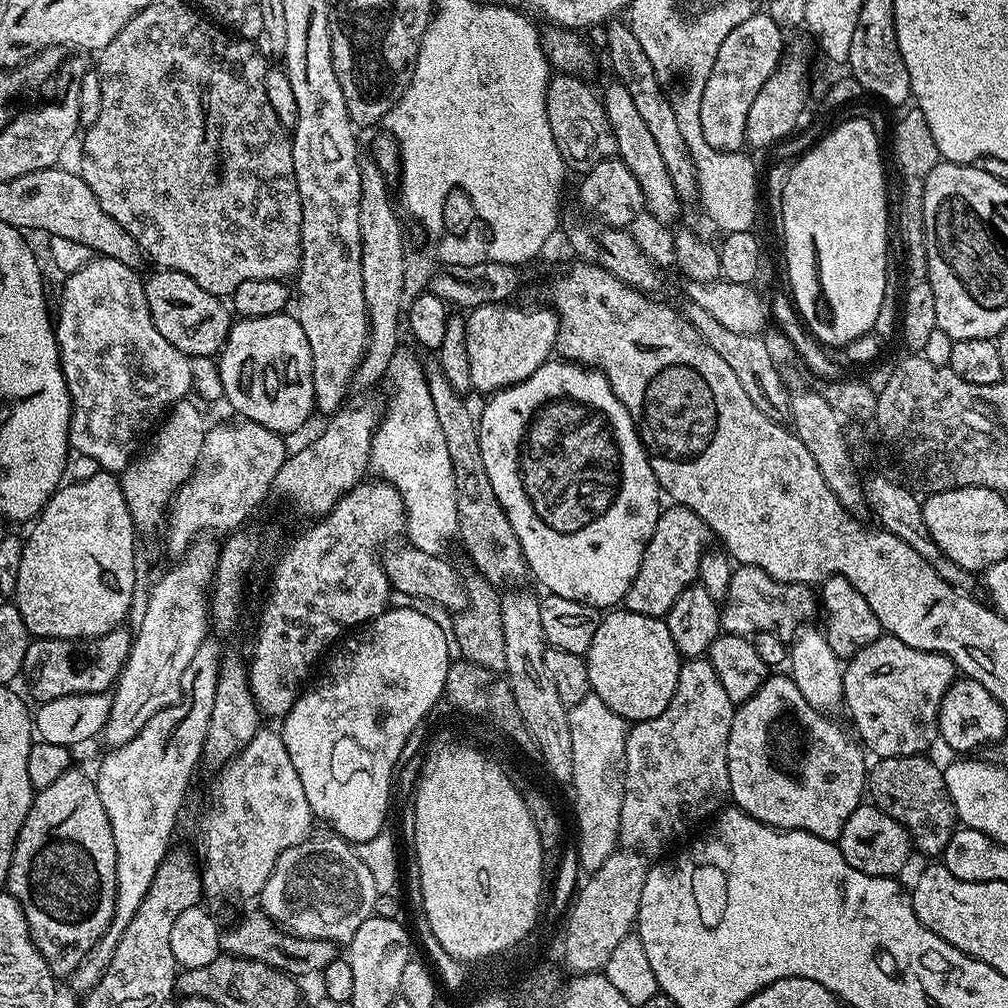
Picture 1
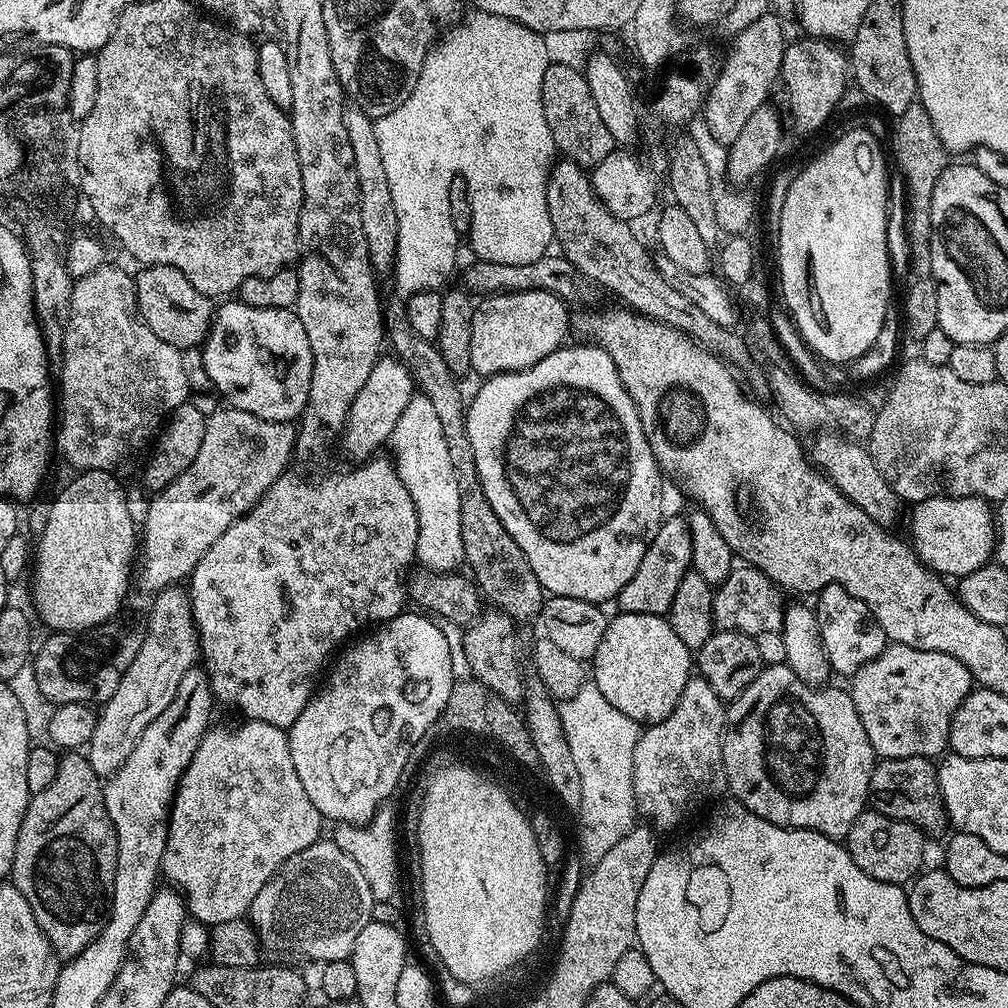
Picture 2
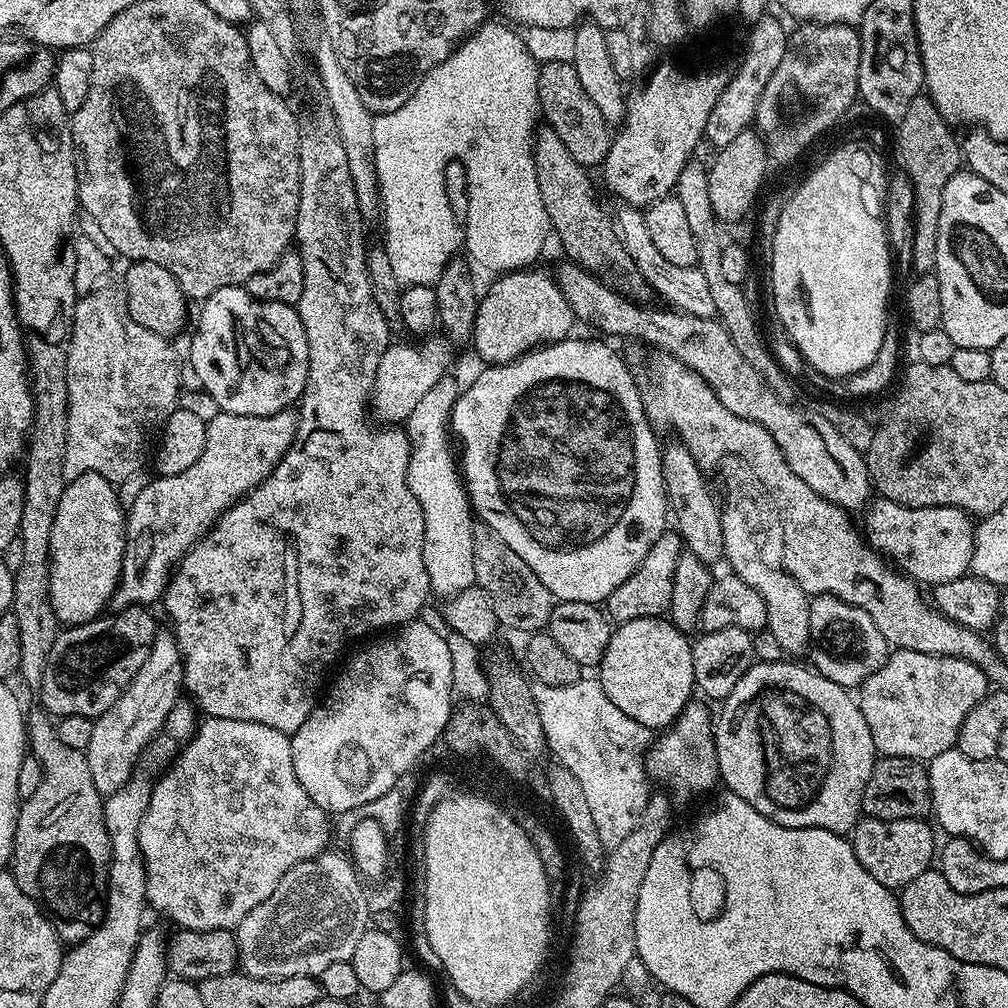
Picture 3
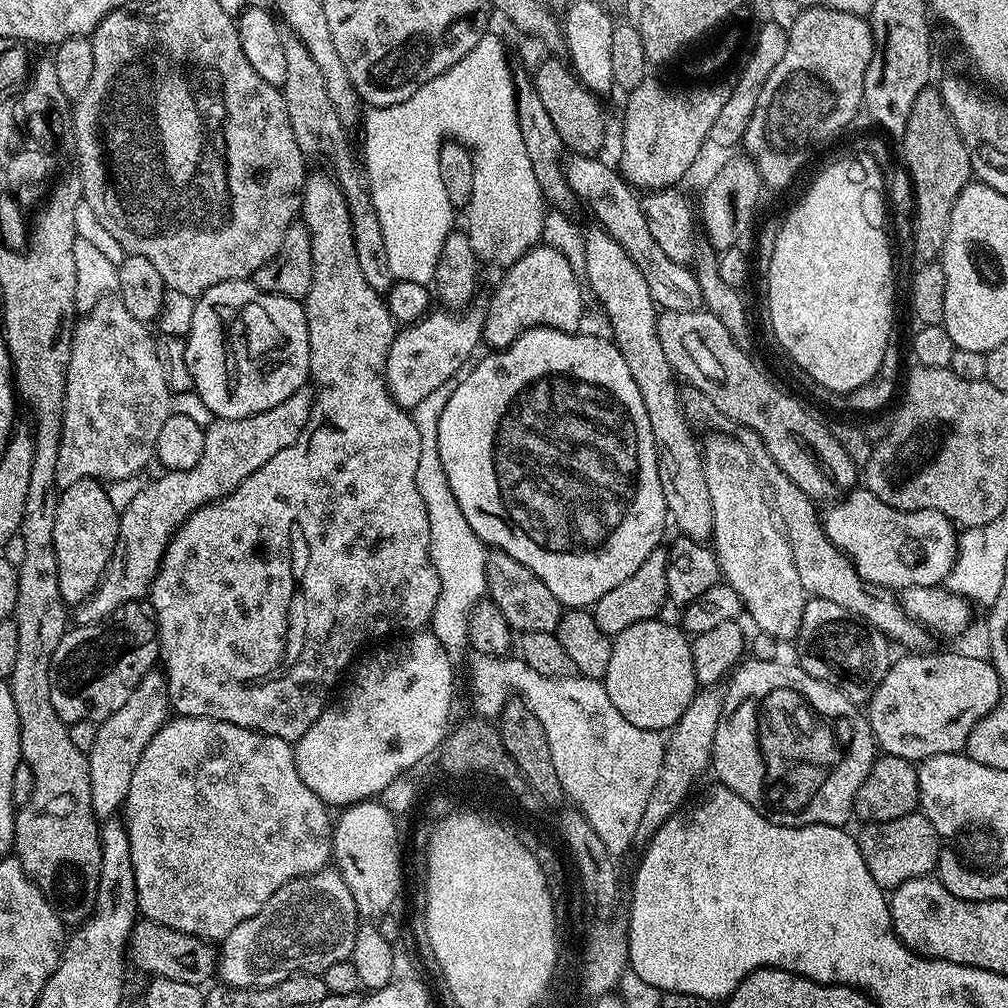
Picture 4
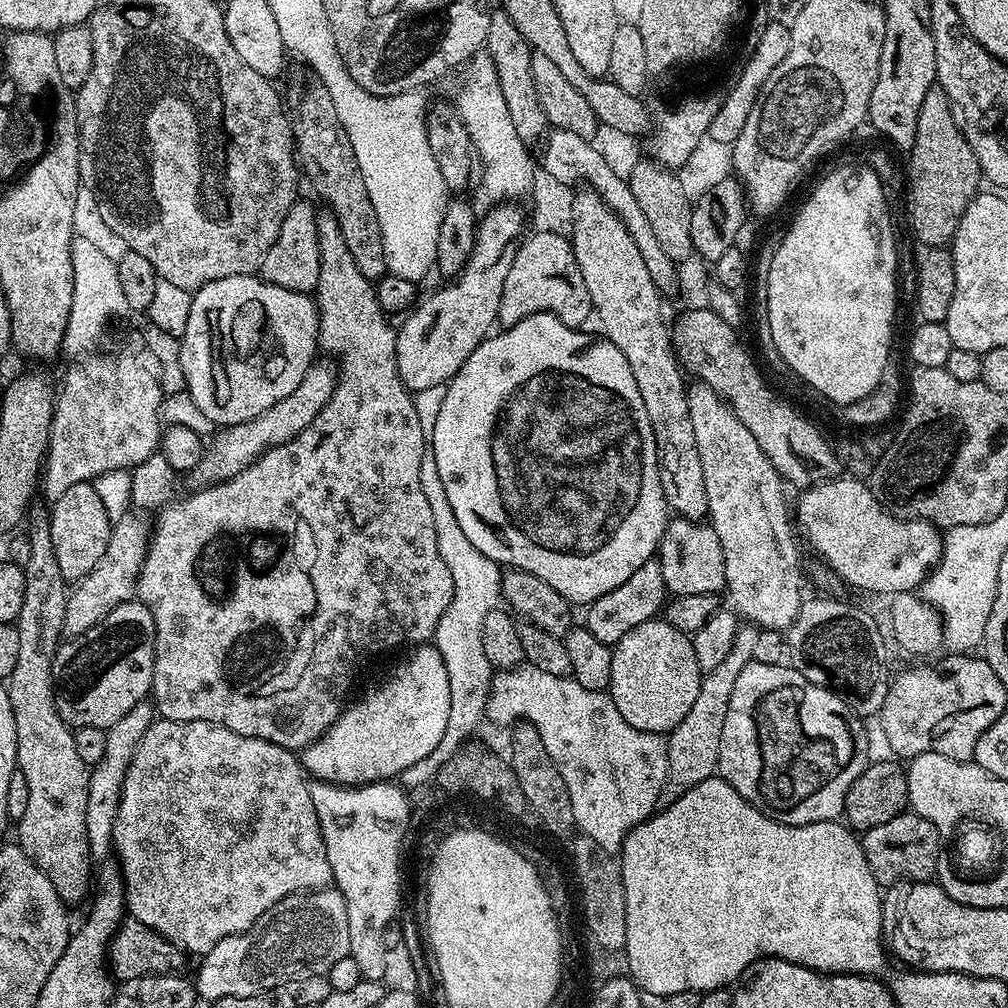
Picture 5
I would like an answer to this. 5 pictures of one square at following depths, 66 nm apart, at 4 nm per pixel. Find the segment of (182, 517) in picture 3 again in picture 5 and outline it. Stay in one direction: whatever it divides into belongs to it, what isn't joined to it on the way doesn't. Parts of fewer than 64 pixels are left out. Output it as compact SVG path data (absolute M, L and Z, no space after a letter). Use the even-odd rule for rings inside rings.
M313 363L312 367L308 369L306 378L302 378L302 382L298 382L296 389L287 398L281 398L278 402L274 402L274 406L270 406L270 410L262 410L262 414L258 414L258 418L250 418L246 422L221 427L207 441L204 457L190 473L193 485L221 484L223 480L234 478L242 470L249 468L260 455L270 451L274 446L282 446L286 442L298 438L298 434L302 434L302 430L306 430L306 426L310 426L310 422L314 422L314 418L318 418L322 406L326 406L326 402L330 402L336 389L337 369L333 365L331 368L328 364L320 363ZM127 514L113 523L106 554L102 554L102 558L98 558L98 566L94 566L94 570L90 570L90 574L82 577L69 591L66 602L68 619L64 621L64 631L69 637L86 634L86 630L96 624L102 624L110 610L136 596L136 580L148 553L150 524L142 517L134 515Z

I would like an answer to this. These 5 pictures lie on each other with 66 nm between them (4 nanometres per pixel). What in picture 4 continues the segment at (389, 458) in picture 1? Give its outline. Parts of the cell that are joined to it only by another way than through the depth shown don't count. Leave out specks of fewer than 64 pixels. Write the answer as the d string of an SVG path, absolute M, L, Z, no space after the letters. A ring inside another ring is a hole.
M451 383L438 386L438 390L422 398L422 402L411 409L411 414L414 426L418 426L418 438L422 438L416 485L418 494L422 494L422 502L426 502L426 514L430 514L430 562L434 562L434 570L438 570L440 583L430 630L449 654L457 654L469 647L468 616L476 603L485 599L488 590L486 558L489 549L474 534L474 530L470 530L470 522L466 522L466 514L462 514L458 498L454 498L454 490L450 490L450 482L446 482L446 470L442 470L438 454L438 418L442 418L442 410L446 410L446 402L450 402L452 389Z

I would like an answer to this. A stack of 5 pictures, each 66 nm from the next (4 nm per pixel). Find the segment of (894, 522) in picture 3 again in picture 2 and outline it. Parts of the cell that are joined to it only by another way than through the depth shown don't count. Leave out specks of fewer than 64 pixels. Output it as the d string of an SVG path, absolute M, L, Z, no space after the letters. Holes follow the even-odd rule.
M935 496L924 500L911 509L912 521L908 524L908 532L912 535L910 545L916 557L929 570L941 577L961 578L968 576L972 571L989 563L993 559L996 547L996 522L994 508L989 501L981 500L979 496Z

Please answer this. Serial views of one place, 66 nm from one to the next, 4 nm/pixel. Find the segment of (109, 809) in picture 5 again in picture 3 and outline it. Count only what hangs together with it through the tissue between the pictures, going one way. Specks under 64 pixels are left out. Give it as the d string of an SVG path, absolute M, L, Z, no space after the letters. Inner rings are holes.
M168 630L157 631L150 655L142 662L142 670L134 674L130 686L126 686L114 706L92 720L90 746L83 754L90 766L90 778L94 778L94 790L98 790L101 797L114 795L132 778L144 749L164 727L164 719L181 699L183 680L184 662L180 659L176 637Z

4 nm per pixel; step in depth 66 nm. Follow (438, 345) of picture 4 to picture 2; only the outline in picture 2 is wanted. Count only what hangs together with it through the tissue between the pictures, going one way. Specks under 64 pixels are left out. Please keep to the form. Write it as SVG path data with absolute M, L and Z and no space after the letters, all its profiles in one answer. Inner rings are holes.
M384 354L377 360L374 370L370 370L370 378L366 378L366 386L358 390L358 398L348 411L342 433L344 452L349 456L349 461L363 462L371 459L383 443L391 439L394 426L398 418L402 418L402 410L410 406L414 395L414 379L407 365L397 360L395 355Z

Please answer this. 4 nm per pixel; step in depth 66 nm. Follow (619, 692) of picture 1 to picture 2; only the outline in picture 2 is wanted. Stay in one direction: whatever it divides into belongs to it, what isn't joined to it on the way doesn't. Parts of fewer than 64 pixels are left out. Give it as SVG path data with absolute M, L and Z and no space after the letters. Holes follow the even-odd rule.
M620 612L613 615L606 626L606 634L602 634L602 642L598 642L598 650L590 661L590 680L602 690L602 698L614 706L614 710L622 710L626 718L634 718L641 726L662 722L678 706L678 698L682 698L682 690L686 690L686 682L694 675L694 652L674 634L670 622L664 616L654 614L630 614Z

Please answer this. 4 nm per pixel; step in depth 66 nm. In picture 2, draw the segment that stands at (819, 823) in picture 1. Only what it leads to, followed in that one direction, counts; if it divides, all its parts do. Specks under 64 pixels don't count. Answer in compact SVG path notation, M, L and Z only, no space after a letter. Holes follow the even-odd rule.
M774 664L761 667L760 673L750 682L750 686L743 688L738 695L727 705L724 717L724 737L722 737L722 762L728 779L727 791L742 806L746 806L758 818L762 818L771 824L777 824L779 828L805 828L811 832L820 832L823 836L833 838L847 837L850 826L854 826L856 819L866 811L866 805L870 797L868 787L872 770L878 763L876 752L870 746L870 738L866 738L866 726L862 726L862 718L858 718L858 710L854 706L851 695L840 688L833 686L817 686L807 684L794 674L794 670L787 664Z

